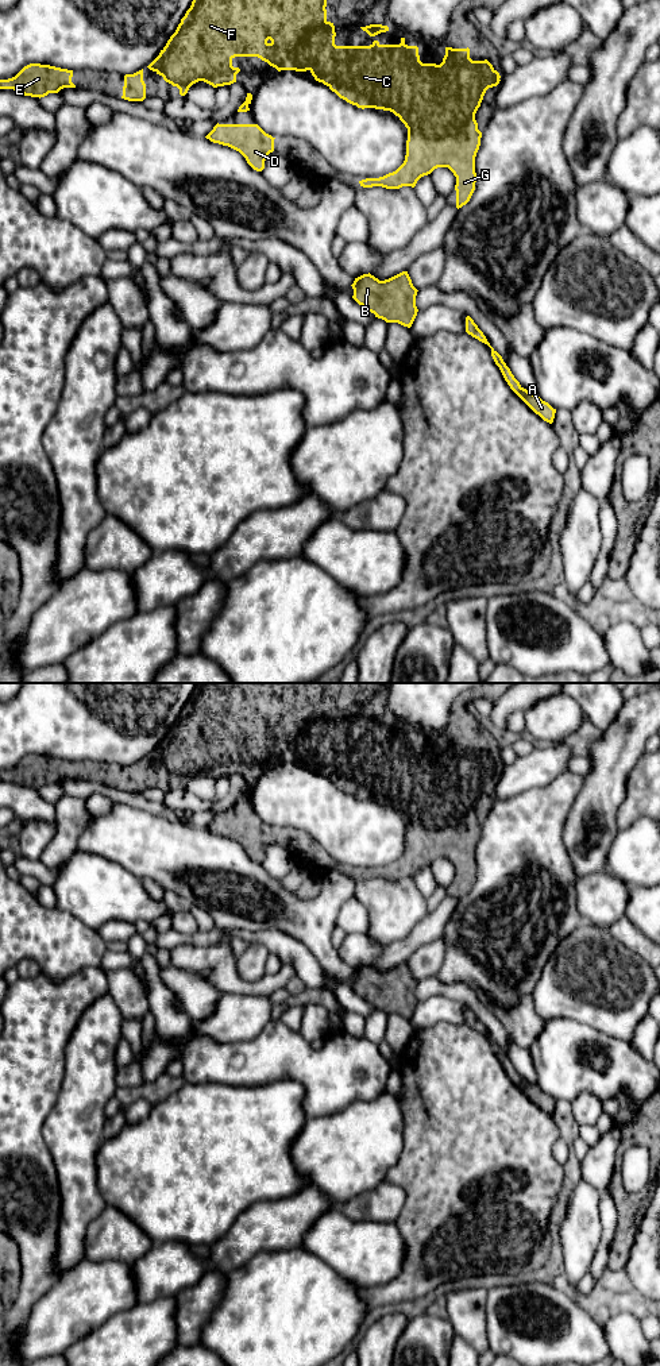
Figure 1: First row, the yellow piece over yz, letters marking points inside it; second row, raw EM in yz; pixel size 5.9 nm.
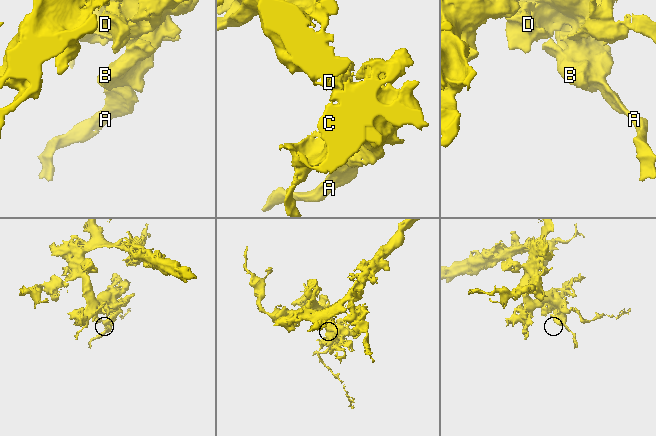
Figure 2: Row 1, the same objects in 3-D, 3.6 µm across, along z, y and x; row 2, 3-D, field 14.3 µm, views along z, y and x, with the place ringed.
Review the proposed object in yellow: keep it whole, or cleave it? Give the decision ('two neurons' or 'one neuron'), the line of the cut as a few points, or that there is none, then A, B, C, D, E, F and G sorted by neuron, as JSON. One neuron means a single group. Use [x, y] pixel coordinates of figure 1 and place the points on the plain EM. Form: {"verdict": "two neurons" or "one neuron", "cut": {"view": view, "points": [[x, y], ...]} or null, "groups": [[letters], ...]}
{"verdict": "one neuron", "cut": null, "groups": [["A", "B", "C", "D", "E", "F", "G"]]}

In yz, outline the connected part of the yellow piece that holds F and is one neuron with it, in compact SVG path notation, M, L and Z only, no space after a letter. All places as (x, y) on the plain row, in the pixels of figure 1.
M197 683L175 723L147 759L162 767L166 773L177 777L181 787L185 787L189 779L198 772L204 772L213 779L236 773L236 765L240 760L232 757L235 748L258 748L278 763L309 761L316 772L327 776L347 794L362 800L390 802L408 819L404 854L395 863L383 868L359 872L360 877L414 879L421 868L431 865L437 858L448 858L456 868L456 899L466 896L475 881L475 848L482 829L475 804L486 782L499 775L499 764L487 750L472 752L468 738L445 738L443 753L436 756L422 755L418 738L408 737L405 729L401 729L400 736L381 736L374 732L370 737L336 737L335 717L327 711L325 698L327 683Z

